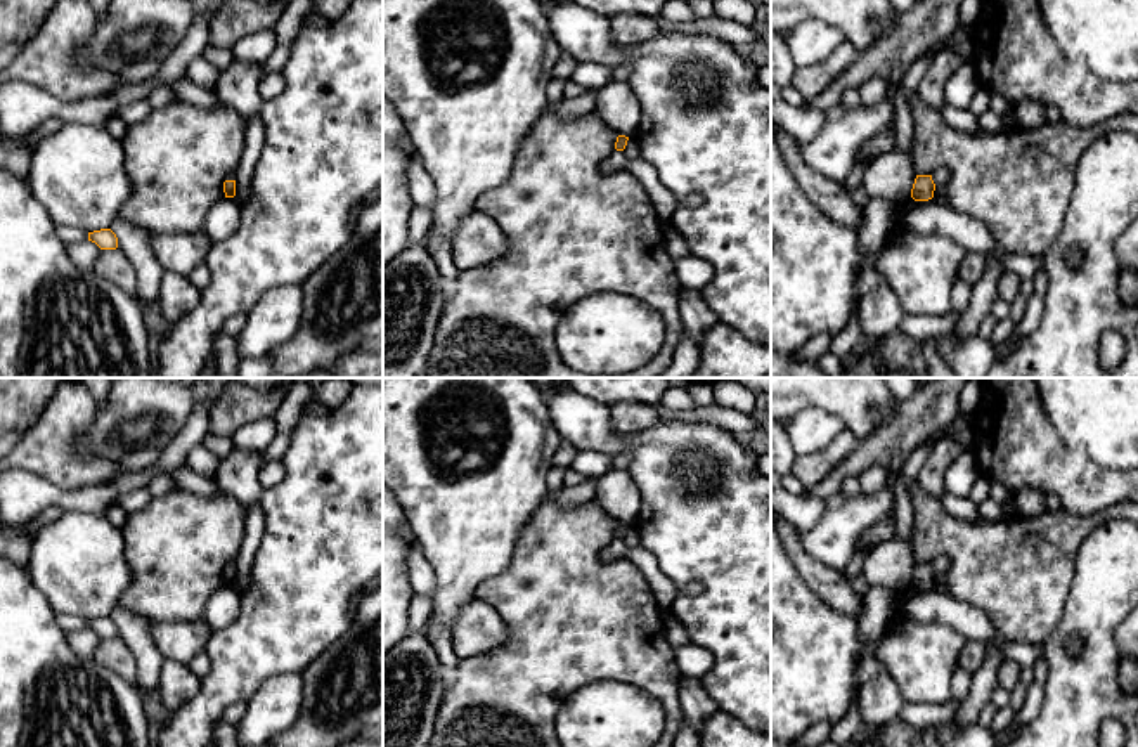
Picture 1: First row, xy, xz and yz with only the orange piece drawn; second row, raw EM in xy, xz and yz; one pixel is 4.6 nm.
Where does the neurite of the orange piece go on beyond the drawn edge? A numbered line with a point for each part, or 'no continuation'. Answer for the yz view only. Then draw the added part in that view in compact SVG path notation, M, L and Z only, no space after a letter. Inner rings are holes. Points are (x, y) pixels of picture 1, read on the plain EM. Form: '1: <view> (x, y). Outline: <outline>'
1: yz (941, 564). Outline: M937 556L934 562L932 562L932 568L934 572L941 572L941 574L946 574L951 567L951 560L949 556Z

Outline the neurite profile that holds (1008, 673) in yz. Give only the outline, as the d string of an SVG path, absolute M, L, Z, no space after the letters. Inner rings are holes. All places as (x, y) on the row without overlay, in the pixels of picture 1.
M1003 659L996 671L998 686L1012 692L1020 681L1020 672L1022 672L1022 667L1015 660Z

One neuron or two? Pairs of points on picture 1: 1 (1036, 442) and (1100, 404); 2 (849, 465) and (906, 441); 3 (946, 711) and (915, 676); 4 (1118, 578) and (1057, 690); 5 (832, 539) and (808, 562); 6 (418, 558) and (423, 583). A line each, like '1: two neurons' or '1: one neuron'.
1: two neurons
2: one neuron
3: two neurons
4: one neuron
5: two neurons
6: one neuron

